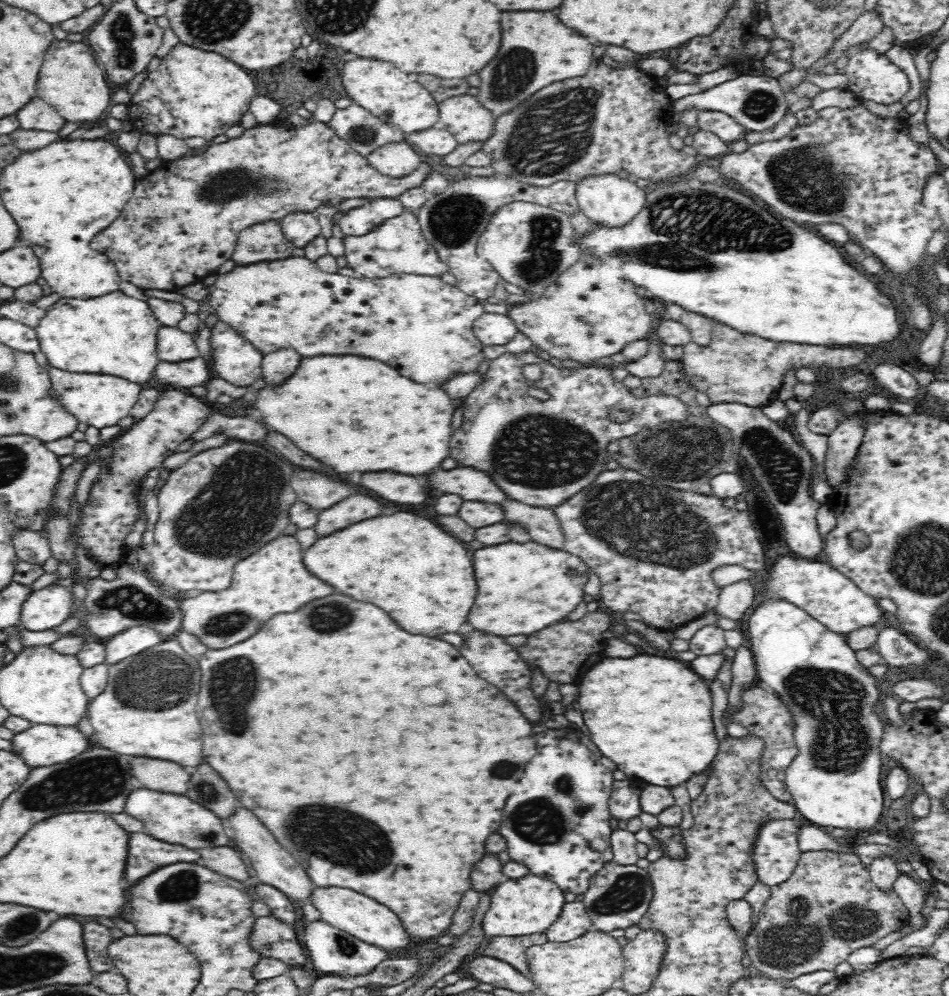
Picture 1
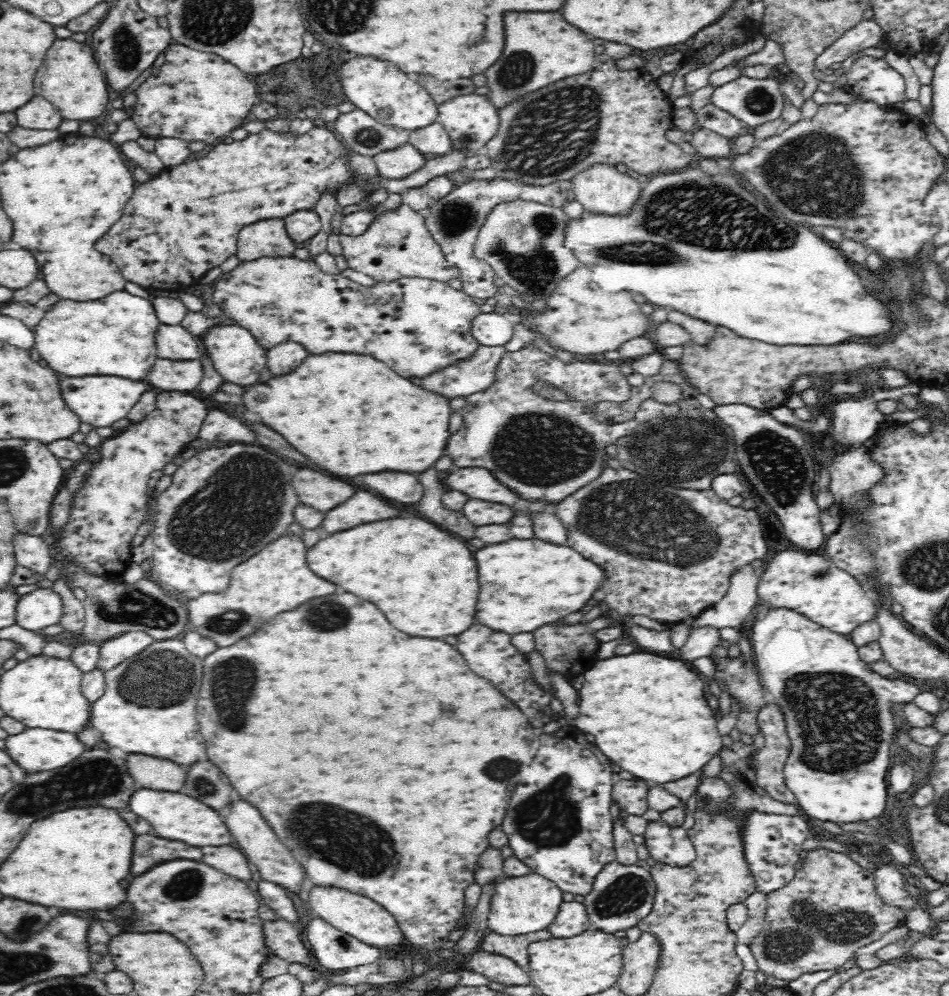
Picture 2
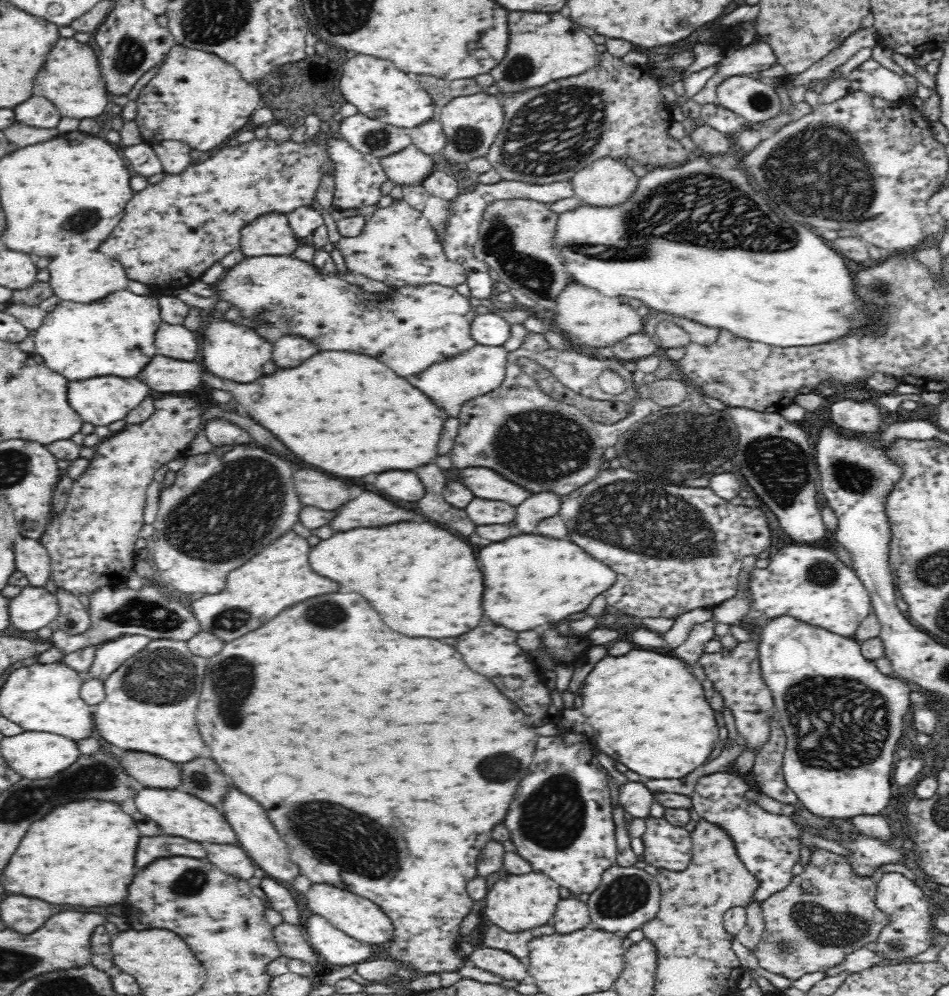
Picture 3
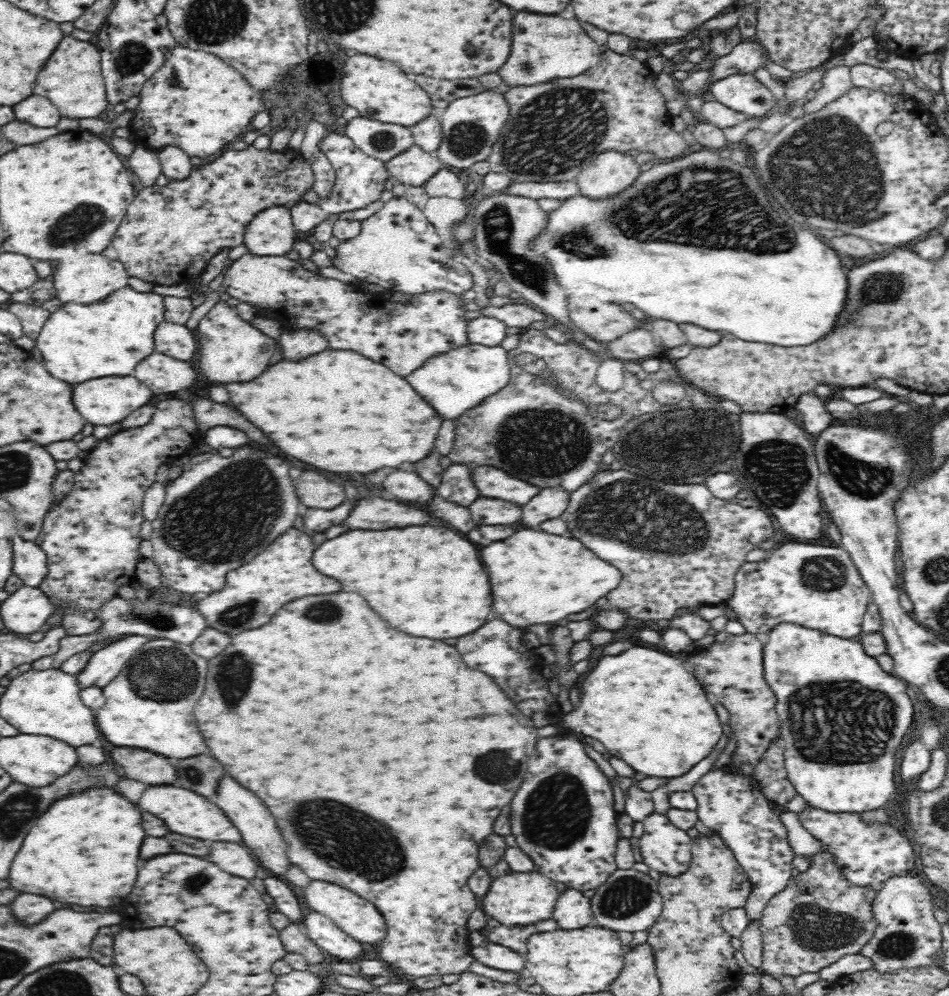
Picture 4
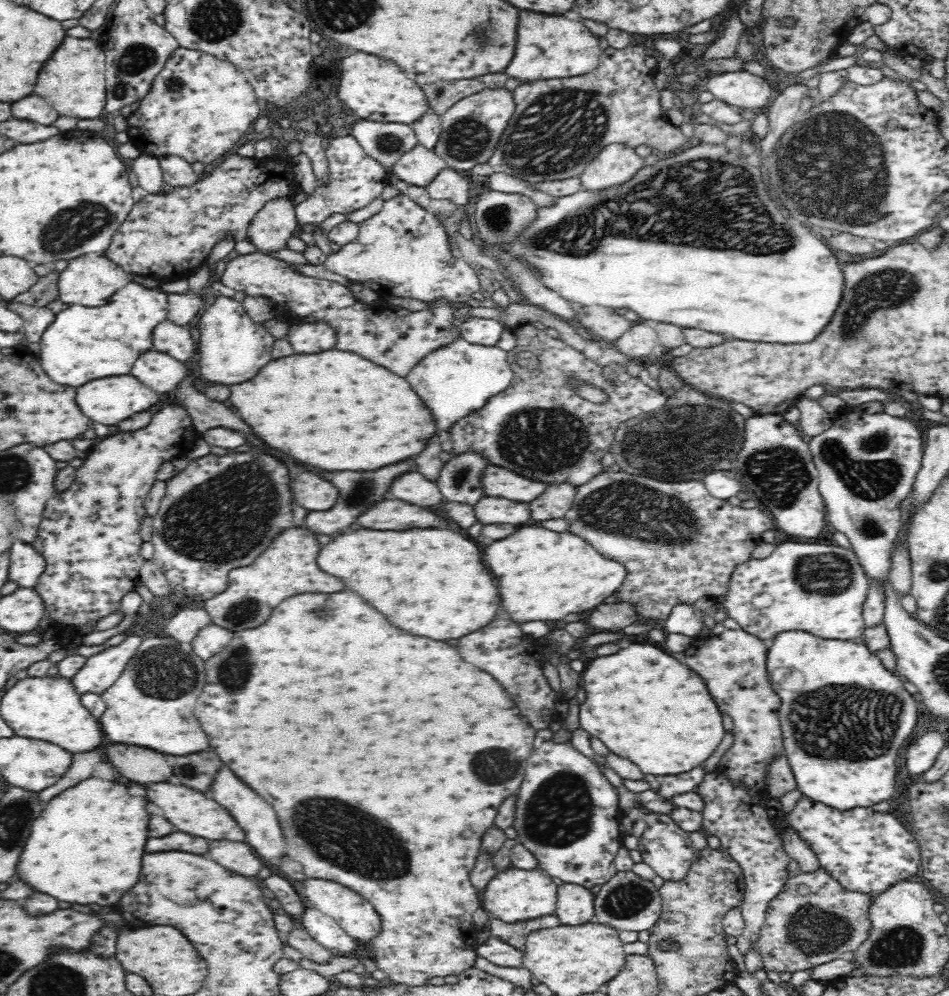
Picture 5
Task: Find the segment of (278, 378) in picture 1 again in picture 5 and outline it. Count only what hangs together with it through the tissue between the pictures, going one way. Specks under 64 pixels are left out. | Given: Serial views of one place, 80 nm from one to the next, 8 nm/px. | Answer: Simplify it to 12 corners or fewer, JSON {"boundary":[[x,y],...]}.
{"boundary":[[325,320],[297,322],[287,336],[298,354],[336,346]]}

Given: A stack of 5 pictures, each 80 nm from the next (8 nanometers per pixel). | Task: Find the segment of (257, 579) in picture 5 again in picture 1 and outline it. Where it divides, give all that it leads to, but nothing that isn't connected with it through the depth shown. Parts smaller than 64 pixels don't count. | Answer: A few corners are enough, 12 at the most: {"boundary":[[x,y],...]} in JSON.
{"boundary":[[294,535],[240,560],[230,588],[180,600],[182,631],[214,650],[334,588]]}

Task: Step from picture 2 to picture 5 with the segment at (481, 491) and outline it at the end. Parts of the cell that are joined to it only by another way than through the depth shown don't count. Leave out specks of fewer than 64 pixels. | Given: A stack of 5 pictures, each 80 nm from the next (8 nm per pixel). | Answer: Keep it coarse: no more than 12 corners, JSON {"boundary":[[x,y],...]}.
{"boundary":[[488,466],[482,484],[488,496],[532,502],[544,482],[500,466]]}

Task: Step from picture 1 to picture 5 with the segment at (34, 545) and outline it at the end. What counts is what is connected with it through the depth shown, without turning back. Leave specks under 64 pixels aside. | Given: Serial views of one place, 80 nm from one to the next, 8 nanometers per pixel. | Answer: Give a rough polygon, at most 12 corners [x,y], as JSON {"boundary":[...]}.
{"boundary":[[20,540],[10,550],[10,580],[32,588],[46,561]]}

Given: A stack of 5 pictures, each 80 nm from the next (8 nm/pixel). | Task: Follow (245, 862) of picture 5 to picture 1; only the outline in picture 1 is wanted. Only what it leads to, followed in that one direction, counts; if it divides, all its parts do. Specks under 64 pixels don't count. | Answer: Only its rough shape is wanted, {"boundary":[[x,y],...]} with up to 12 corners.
{"boundary":[[235,846],[202,848],[200,866],[228,878],[249,877]]}

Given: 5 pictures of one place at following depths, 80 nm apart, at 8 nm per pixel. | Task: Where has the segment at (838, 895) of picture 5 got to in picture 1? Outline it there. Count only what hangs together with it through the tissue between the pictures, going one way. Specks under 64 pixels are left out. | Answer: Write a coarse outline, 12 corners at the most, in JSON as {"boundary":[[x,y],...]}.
{"boundary":[[801,853],[745,952],[768,979],[833,970],[908,925],[853,853]]}

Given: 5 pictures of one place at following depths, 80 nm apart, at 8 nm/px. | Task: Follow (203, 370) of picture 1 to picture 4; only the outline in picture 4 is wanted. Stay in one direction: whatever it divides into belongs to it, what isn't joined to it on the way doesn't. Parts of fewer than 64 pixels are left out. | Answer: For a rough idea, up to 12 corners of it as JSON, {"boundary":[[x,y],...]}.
{"boundary":[[154,352],[134,376],[154,394],[186,390],[196,380],[190,362]]}

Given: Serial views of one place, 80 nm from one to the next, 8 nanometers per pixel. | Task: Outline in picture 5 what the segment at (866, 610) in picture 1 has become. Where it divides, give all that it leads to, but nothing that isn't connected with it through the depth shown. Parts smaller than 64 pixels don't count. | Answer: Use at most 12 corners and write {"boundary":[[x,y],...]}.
{"boundary":[[782,542],[734,568],[722,603],[762,641],[862,641],[853,550]]}

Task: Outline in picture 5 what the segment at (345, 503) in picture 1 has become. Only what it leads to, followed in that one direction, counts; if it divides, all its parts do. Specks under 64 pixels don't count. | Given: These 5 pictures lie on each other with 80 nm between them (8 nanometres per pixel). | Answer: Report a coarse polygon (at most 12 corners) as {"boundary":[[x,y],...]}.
{"boundary":[[384,500],[364,512],[362,528],[444,528],[432,510]]}

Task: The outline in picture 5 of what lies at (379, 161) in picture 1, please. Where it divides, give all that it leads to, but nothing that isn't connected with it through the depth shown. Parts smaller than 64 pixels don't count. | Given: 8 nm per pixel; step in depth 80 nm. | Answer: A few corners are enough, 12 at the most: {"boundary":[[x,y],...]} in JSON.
{"boundary":[[418,145],[393,166],[393,178],[427,187],[446,168]]}

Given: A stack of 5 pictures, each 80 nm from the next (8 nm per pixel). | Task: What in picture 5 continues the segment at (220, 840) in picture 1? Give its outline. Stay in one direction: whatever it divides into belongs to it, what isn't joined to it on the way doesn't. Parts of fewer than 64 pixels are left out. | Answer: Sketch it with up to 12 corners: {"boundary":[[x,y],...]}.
{"boundary":[[172,784],[146,796],[180,832],[246,840],[238,822],[202,792]]}

